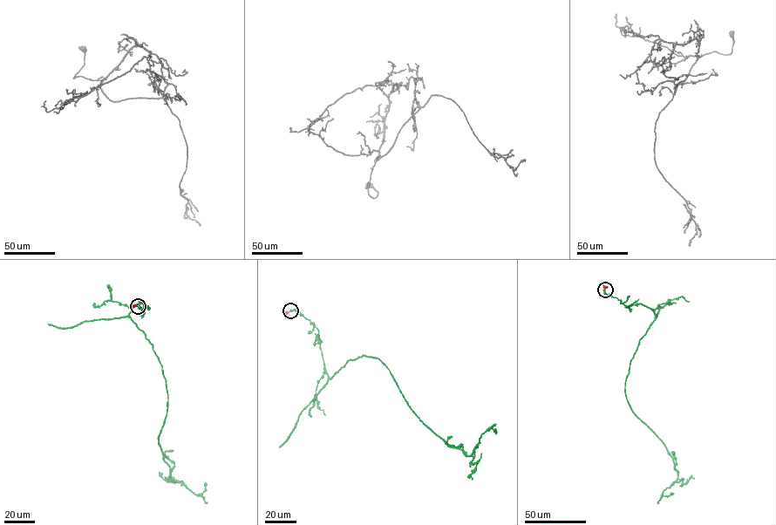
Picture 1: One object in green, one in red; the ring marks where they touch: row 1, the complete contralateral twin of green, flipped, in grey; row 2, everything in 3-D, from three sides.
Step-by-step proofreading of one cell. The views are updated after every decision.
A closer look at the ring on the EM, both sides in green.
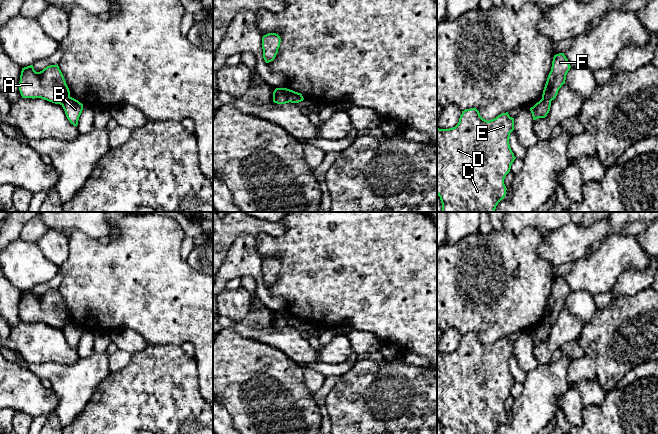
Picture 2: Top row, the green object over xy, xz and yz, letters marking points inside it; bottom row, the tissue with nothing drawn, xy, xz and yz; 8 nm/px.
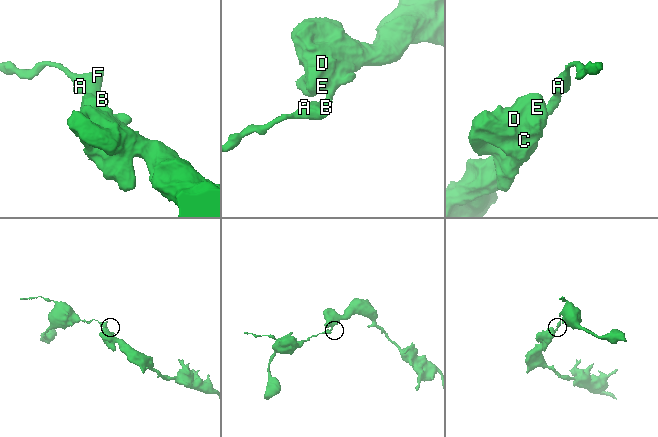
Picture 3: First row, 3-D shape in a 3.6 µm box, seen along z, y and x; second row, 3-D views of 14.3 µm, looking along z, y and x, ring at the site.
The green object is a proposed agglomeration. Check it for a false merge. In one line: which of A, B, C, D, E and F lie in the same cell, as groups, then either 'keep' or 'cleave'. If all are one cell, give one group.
A F / B C D E | cleave

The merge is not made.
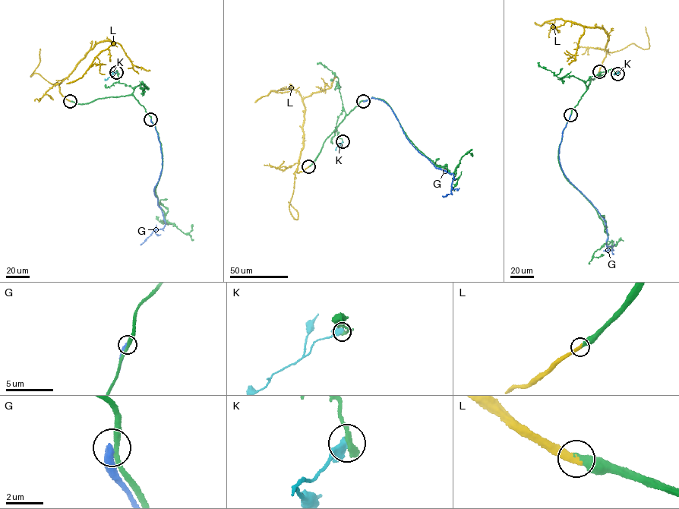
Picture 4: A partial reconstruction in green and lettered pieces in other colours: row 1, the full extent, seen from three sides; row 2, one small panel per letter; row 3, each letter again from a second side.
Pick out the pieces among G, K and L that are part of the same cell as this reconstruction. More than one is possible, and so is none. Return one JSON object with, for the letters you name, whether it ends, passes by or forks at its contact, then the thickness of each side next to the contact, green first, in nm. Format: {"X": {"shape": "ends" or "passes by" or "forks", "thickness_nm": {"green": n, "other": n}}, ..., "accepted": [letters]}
{"L": {"shape": "ends", "thickness_nm": {"green": 400, "other": 400}}, "accepted": ["L"]}

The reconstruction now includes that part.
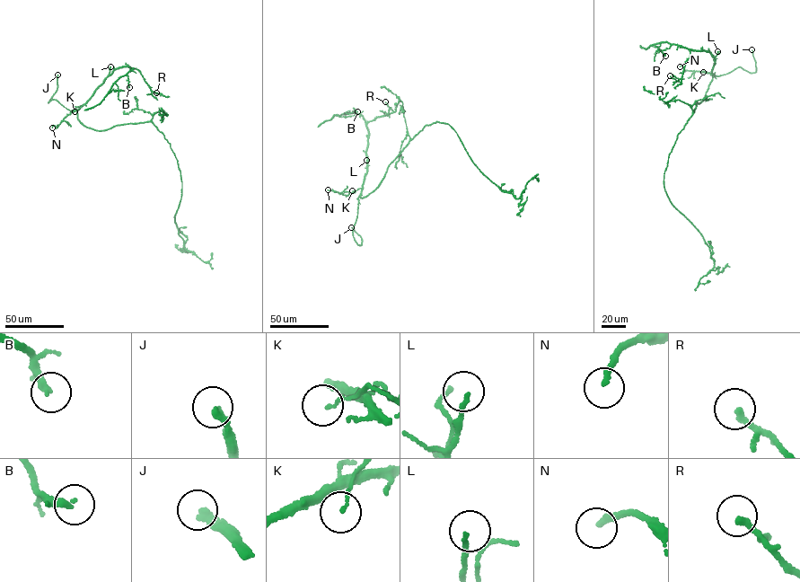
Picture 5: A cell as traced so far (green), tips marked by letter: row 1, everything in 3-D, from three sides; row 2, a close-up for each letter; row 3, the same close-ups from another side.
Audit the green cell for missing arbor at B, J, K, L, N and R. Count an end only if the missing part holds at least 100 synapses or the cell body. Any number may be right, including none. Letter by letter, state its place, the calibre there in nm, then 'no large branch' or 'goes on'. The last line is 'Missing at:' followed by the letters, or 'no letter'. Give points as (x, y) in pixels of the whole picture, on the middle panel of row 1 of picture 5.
B: place (357, 111); calibre 240 nm; no large branch
J: place (351, 227); calibre 280 nm; goes on
K: place (352, 190); calibre 110 nm; no large branch
L: place (366, 160); calibre 140 nm; no large branch
N: place (328, 189); calibre 220 nm; no large branch
R: place (385, 101); calibre 240 nm; no large branch
Missing at: J

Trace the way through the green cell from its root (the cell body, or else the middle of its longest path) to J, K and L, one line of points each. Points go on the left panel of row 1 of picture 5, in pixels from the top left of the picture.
J: (136, 123), (86, 127), (78, 119), (79, 107), (70, 110), (55, 100), (48, 102), (57, 74)
K: (136, 123), (93, 129), (78, 119), (77, 110), (84, 104), (74, 111)
L: (136, 123), (99, 130), (86, 127), (78, 119), (77, 110), (102, 83), (110, 66)

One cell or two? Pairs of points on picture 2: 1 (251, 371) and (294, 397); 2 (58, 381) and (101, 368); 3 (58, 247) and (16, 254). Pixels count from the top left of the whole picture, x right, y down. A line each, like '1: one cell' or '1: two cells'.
1: one cell
2: one cell
3: two cells

